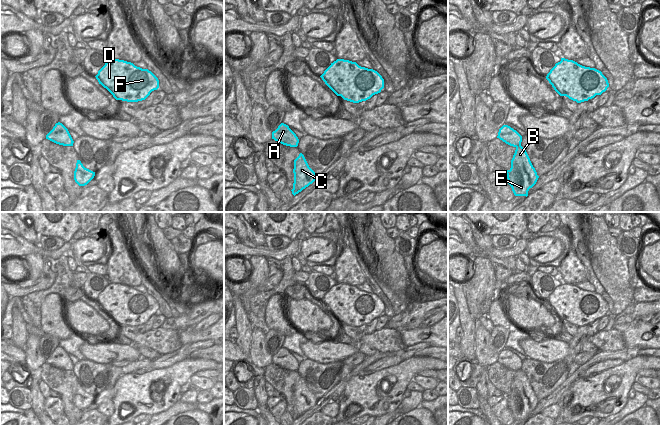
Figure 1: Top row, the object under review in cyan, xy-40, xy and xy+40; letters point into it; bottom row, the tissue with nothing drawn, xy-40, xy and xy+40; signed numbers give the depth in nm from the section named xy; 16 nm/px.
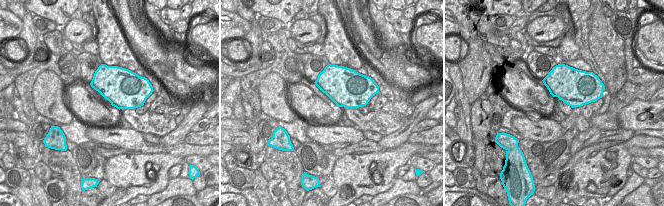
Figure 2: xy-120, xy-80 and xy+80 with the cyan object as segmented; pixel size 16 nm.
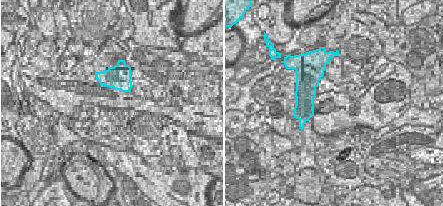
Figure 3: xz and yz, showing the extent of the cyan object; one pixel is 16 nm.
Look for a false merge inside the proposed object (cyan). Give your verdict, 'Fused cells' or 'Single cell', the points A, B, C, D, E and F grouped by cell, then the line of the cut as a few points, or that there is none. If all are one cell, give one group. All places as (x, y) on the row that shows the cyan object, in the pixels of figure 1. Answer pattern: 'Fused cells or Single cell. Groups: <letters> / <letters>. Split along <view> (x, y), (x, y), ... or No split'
Fused cells. Groups: A D F / B C E. Split along xy+40 (520, 144), (516, 147)

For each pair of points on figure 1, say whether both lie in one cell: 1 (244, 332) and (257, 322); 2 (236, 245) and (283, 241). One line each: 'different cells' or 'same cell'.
1: different cells
2: different cells

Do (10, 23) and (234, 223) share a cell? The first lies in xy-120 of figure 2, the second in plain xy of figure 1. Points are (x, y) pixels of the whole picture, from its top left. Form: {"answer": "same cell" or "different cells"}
{"answer": "different cells"}

